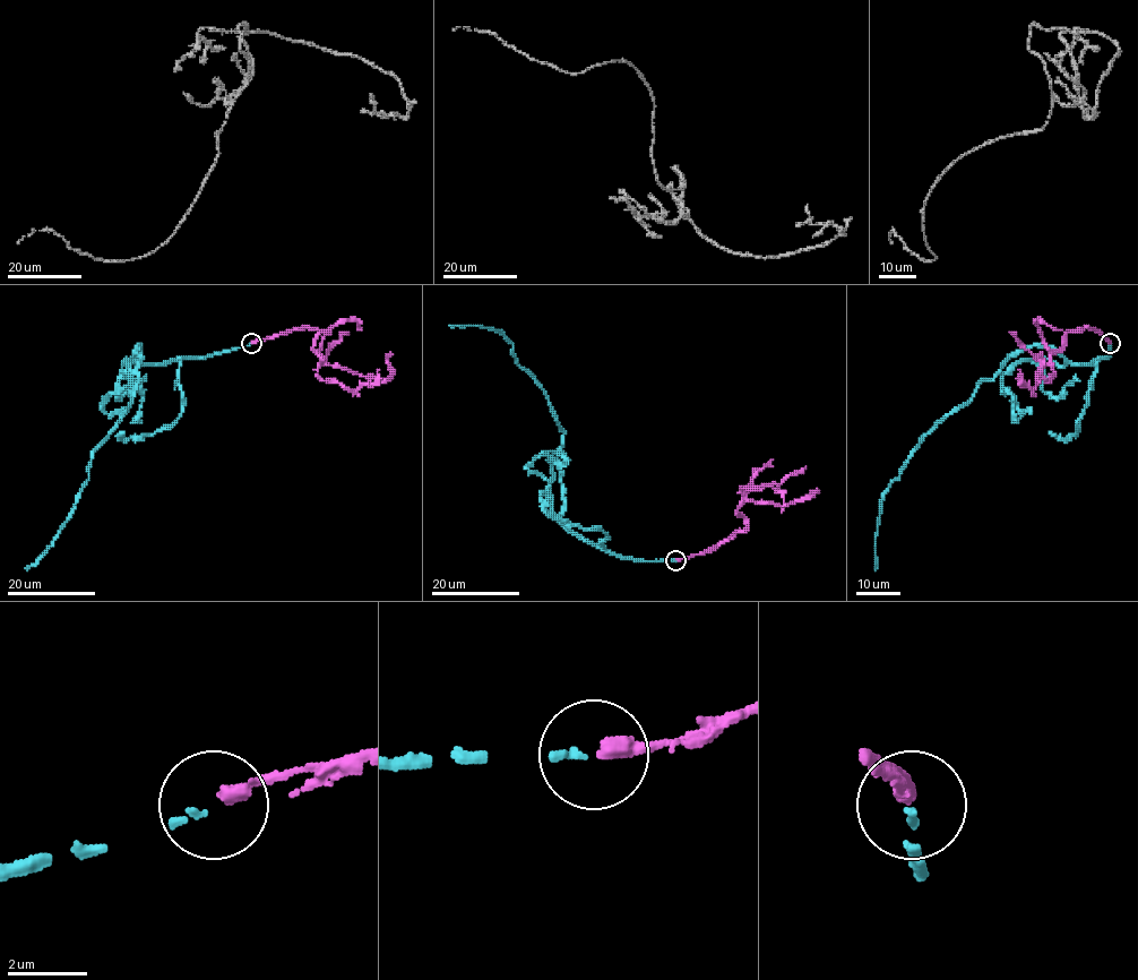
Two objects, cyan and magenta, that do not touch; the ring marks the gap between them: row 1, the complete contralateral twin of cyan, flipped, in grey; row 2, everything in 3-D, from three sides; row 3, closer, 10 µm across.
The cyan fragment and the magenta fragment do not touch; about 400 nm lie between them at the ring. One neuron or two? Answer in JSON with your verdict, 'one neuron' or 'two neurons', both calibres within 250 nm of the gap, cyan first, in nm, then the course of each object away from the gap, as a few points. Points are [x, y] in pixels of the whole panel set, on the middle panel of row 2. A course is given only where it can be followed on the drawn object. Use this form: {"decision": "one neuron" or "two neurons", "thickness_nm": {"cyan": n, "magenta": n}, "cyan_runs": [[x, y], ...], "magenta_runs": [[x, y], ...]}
{"decision": "one neuron", "thickness_nm": {"cyan": 180, "magenta": 380}, "cyan_runs": [[675, 560], [615, 556], [560, 521], [562, 430], [544, 389], [518, 363], [502, 334], [449, 325]], "magenta_runs": [[677, 560], [708, 552], [744, 530], [747, 519], [738, 507], [743, 503], [792, 505], [815, 492]]}

